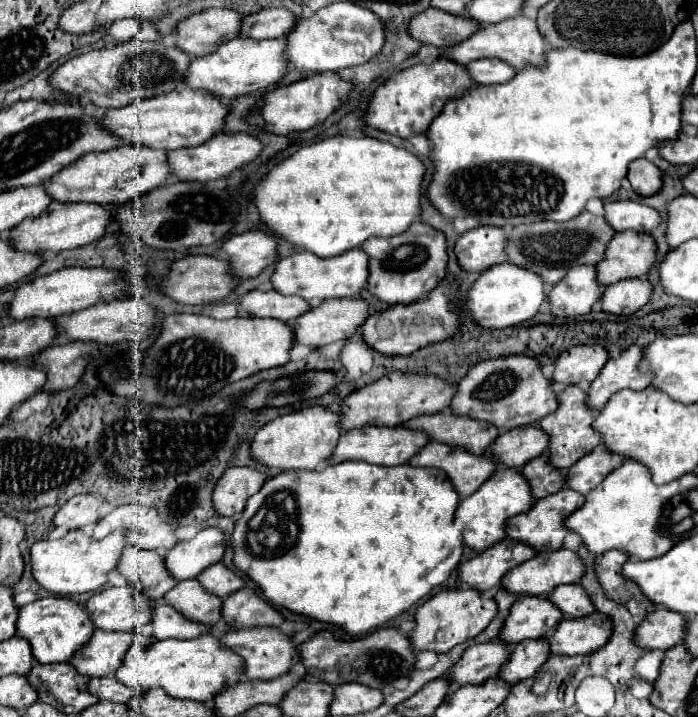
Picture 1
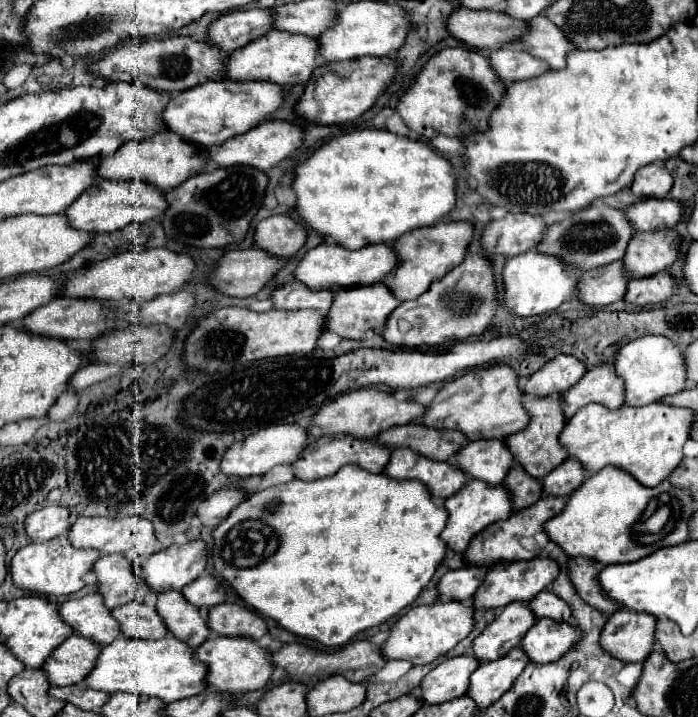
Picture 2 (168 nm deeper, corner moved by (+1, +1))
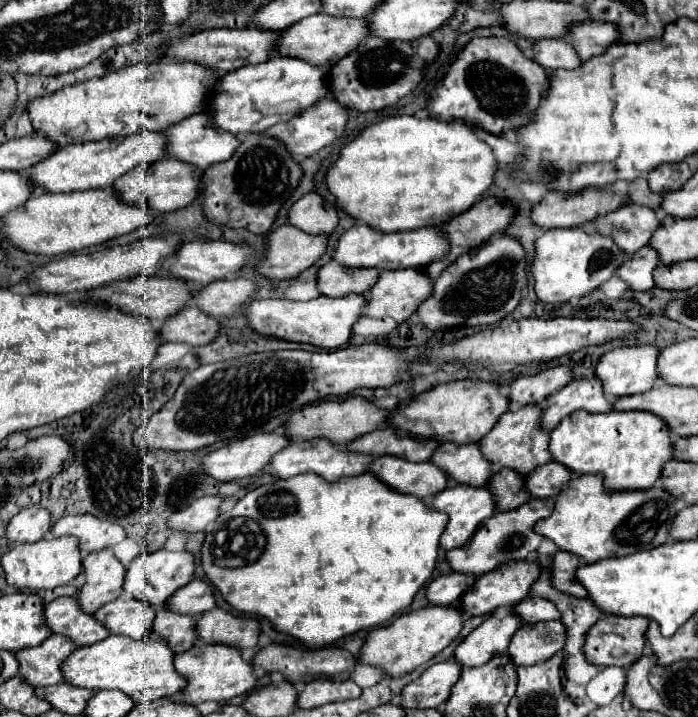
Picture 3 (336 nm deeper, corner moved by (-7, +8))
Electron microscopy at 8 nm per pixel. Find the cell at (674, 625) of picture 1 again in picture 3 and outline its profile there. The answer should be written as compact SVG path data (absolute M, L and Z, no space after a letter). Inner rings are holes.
M605 614L603 618L597 620L597 624L587 632L587 642L585 642L585 656L591 664L603 664L603 666L627 666L639 660L643 656L645 648L645 632L647 632L649 620L645 616L615 616L615 614Z

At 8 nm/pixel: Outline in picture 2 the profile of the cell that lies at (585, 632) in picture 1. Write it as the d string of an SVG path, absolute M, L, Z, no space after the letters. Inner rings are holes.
M539 619L523 637L521 651L533 663L551 663L565 655L581 637L581 631L569 623L555 623L551 619Z

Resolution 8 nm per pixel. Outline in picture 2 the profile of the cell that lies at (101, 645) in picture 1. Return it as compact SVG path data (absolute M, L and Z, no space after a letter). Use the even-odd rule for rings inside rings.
M69 635L41 665L47 675L47 681L53 687L67 687L83 681L83 675L89 675L95 659L99 655L99 645L89 643L79 635Z

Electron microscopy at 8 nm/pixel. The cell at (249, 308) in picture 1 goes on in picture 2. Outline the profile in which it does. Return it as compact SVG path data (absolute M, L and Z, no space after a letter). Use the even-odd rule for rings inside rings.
M293 281L287 283L271 293L271 301L277 309L317 309L321 313L327 313L333 303L331 291L307 291L303 283Z

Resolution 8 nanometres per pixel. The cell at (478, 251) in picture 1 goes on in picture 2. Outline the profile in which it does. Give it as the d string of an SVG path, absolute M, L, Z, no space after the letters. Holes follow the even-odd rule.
M509 213L503 219L491 221L481 233L483 249L489 257L501 253L505 257L513 257L525 253L543 239L543 231L547 223L543 217L527 215L527 213Z

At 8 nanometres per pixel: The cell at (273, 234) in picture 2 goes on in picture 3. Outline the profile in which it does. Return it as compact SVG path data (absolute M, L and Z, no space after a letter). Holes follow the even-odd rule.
M309 192L301 200L297 200L289 214L287 214L287 224L311 234L311 236L321 236L329 234L337 226L337 208L329 202L325 202L319 194Z

